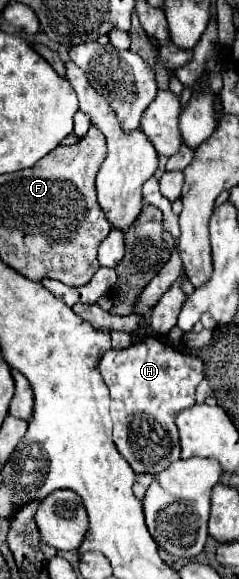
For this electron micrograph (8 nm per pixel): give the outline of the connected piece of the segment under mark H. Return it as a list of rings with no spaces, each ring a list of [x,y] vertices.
[[[147,338],[123,350],[107,350],[99,360],[99,372],[111,390],[115,446],[135,474],[159,474],[179,460],[175,416],[195,404],[195,388],[203,380],[203,362],[169,348],[157,338]]]

